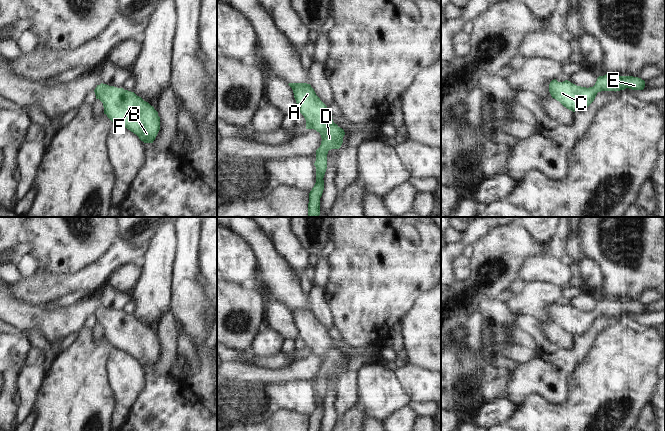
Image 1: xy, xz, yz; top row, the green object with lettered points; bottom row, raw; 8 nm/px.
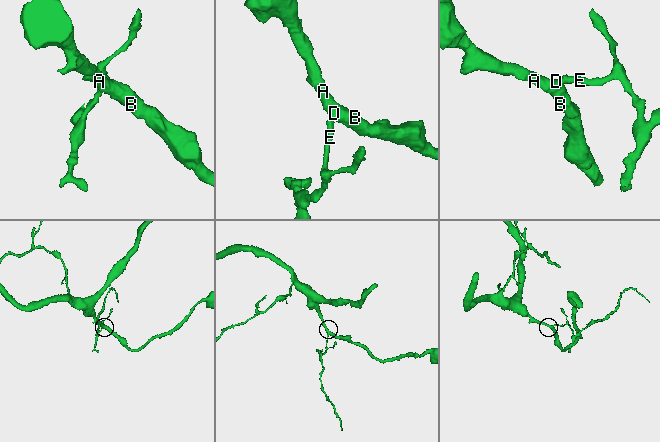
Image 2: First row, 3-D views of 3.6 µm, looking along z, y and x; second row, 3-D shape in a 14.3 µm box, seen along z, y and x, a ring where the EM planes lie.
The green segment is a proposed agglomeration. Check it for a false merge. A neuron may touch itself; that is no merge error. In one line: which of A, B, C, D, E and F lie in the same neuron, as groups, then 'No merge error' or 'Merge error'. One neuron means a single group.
Groups: A B C D E F. No merge error.

